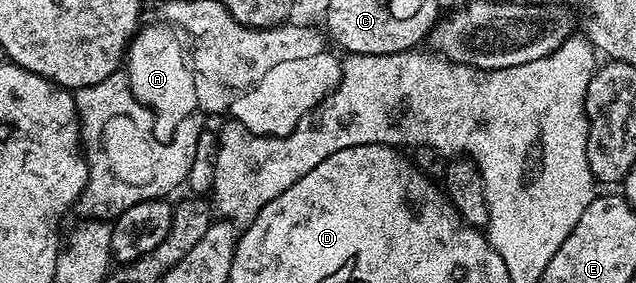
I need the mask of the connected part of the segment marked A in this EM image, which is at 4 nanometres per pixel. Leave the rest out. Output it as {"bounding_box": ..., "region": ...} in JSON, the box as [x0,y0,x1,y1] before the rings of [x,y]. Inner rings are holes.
{"bounding_box":[124,23,198,140],"region":[[[161,23],[143,25],[135,33],[124,58],[124,71],[132,80],[137,96],[145,101],[144,108],[151,109],[156,106],[158,112],[156,136],[160,140],[168,140],[174,126],[192,108],[192,104],[198,104],[198,99],[195,78],[186,65],[181,39],[169,23]]]}

